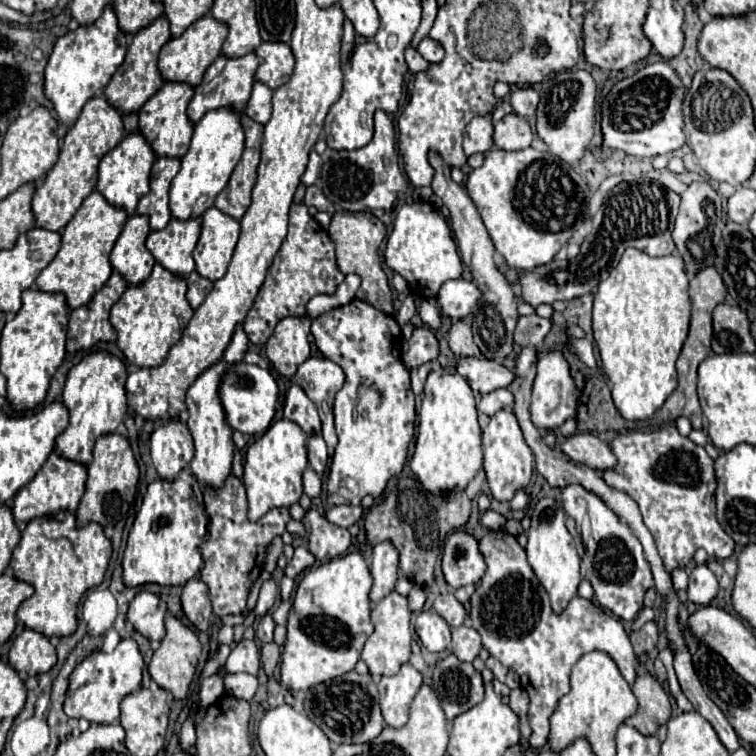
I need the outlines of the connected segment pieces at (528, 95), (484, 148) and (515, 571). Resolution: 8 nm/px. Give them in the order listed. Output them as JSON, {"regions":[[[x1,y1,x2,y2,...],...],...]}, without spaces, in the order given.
{"regions":[[[518,87,510,93,508,97,514,113,522,115,522,117,530,117,536,113,536,105,538,105,538,91,532,87]],[[476,117,466,125,464,133,464,151,466,155,488,153,494,147,494,125,490,117]],[[488,531,480,539,480,551,486,559,486,573,470,597,472,627,482,637,482,647,504,667,520,675,522,689,530,695,528,721,532,727,530,745,542,747,548,737,548,717,558,699,568,693,568,675,572,665,590,651,602,651,614,659,628,683,636,679,636,655,628,633,618,619,606,615,592,601,574,597,562,613,550,609,550,597,534,577,526,561,526,551,508,531]]]}

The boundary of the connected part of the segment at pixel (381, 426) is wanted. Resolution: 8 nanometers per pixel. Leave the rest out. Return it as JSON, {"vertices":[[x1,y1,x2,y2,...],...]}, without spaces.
{"vertices":[[354,299,344,307,336,307,328,313,318,315,312,321,312,335,322,355,338,363,346,375,346,383,336,393,336,401,334,401,338,445,332,455,330,471,328,471,328,503,360,505,364,495,372,495,374,499,378,499,384,493,388,481,400,475,408,457,410,439,414,437,416,399,410,387,410,373,400,359,400,343,402,343,400,327,394,321,394,317,378,311,366,301]]}

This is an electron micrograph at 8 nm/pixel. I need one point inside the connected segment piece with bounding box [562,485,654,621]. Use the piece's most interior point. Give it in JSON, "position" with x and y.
{"position":[615,565]}

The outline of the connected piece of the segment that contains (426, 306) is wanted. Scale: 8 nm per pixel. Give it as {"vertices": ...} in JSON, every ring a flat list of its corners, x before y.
{"vertices":[[422,299,420,307,418,307,418,313,420,313,420,319,426,327,430,329,440,329,442,321,440,321,440,313,438,313,438,305,434,299]]}

